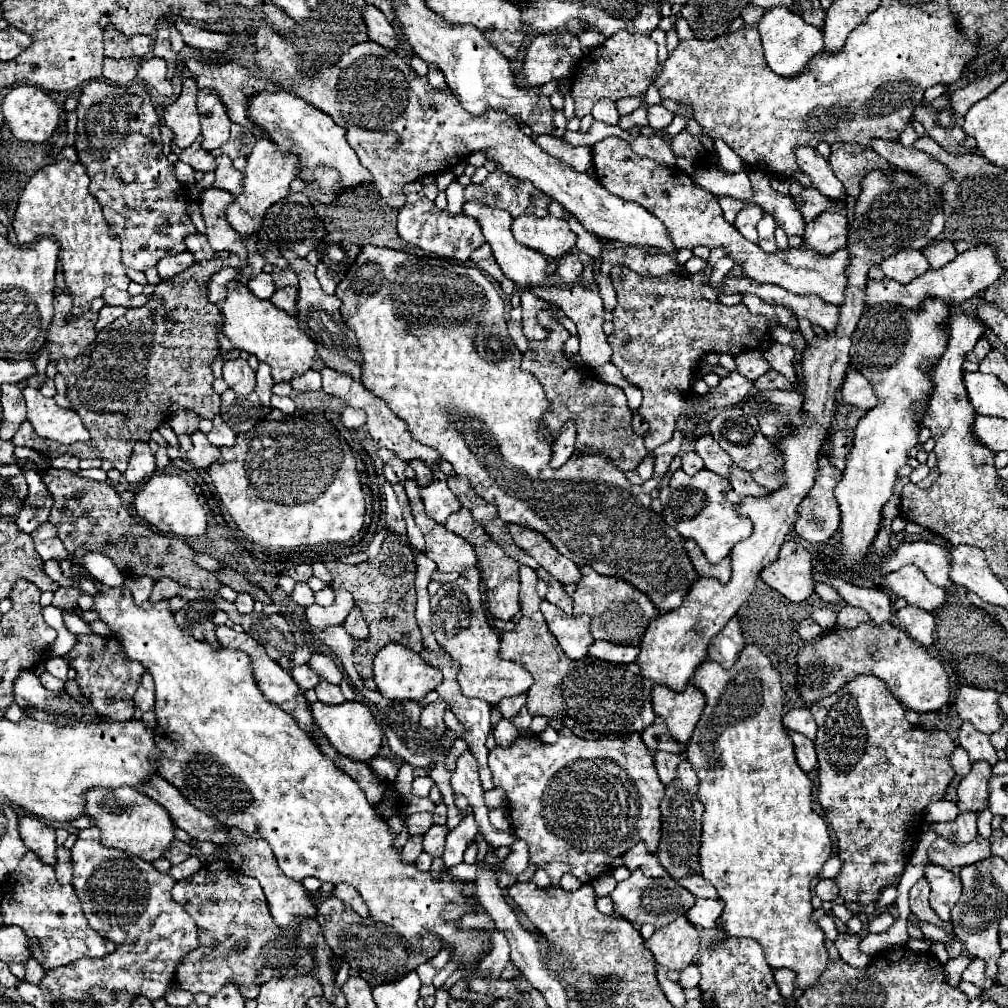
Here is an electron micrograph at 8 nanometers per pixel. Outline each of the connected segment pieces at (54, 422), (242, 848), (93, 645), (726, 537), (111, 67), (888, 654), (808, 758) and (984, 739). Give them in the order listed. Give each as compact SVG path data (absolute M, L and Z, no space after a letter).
M34 387L24 389L24 399L28 407L28 421L40 437L54 439L64 445L90 439L86 427L72 409L56 405L54 399L44 397Z
M230 829L230 837L234 839L236 847L220 845L220 849L230 853L230 861L236 865L236 869L240 873L260 881L264 895L268 899L268 905L270 905L270 913L280 927L284 927L284 923L294 923L298 919L316 919L316 907L314 907L312 895L304 889L304 885L300 881L282 875L282 871L278 869L278 863L274 859L274 853L270 851L270 845L264 839L252 839L238 829Z
M78 635L78 645L68 653L70 665L76 669L76 681L80 691L92 701L92 707L84 707L84 721L92 721L94 713L104 715L112 721L130 721L132 719L132 697L138 689L138 681L144 673L140 663L124 659L120 643L116 637L100 635Z
M678 469L674 471L670 485L664 491L660 491L664 521L670 527L674 527L684 539L694 539L710 563L720 563L724 557L730 555L738 541L752 535L750 519L738 515L736 507L730 501L726 501L724 493L728 489L730 481L726 477L710 473L708 469L702 469L696 475L688 475L682 469Z
M130 57L130 59L104 59L104 77L120 83L120 85L128 85L134 77L136 77L136 69L138 69L138 61L140 57Z
M868 621L850 631L828 631L822 639L806 643L796 661L798 689L806 705L836 693L838 687L860 673L882 679L892 695L906 709L916 713L938 711L950 701L950 679L942 661L932 657L922 645L914 643L914 639L910 639L902 629L890 623L876 625L874 621Z
M788 731L788 735L794 741L794 749L796 749L796 757L798 757L798 765L804 771L812 771L816 767L816 749L814 749L814 741L806 739L804 735L798 735L794 731Z
M962 723L960 727L960 735L958 735L960 747L964 747L970 755L970 761L988 761L990 765L998 763L998 755L996 749L990 743L990 737L986 733L980 733L978 729L974 729L972 723Z

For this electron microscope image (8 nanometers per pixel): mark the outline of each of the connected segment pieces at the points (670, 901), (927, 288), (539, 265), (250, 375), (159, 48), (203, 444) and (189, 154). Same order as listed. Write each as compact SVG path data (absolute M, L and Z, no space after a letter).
M634 871L626 881L618 883L616 889L610 893L610 897L614 901L616 915L628 919L636 927L640 927L644 923L652 923L654 927L662 927L662 925L674 921L678 915L688 913L688 909L696 901L696 897L690 895L690 891L686 891L678 881L668 879L668 877L650 879L650 877L644 877L642 871Z
M980 245L980 247L972 247L966 253L960 253L954 261L950 261L948 265L944 265L940 269L928 269L924 275L916 277L914 281L910 281L906 285L896 283L894 279L888 279L888 277L884 277L880 281L868 279L866 289L864 289L864 303L868 307L878 305L878 303L894 303L904 309L918 309L926 299L936 297L936 299L942 299L946 305L956 307L960 303L976 297L984 289L988 289L1002 273L1004 273L1004 267L996 261L994 251L986 245Z
M468 201L464 203L464 209L462 209L466 215L470 217L476 217L482 225L482 233L486 237L486 241L490 243L492 251L494 251L494 257L496 257L496 263L500 265L502 273L512 279L518 287L522 289L528 289L528 287L546 287L548 285L548 279L550 279L550 273L546 271L550 267L550 259L546 255L542 255L540 251L534 251L534 249L528 249L524 247L522 243L518 243L512 235L512 217L508 211L502 211L502 209L490 209L478 201Z
M234 359L228 361L224 365L222 371L224 381L228 383L228 387L232 391L236 391L238 395L250 395L254 391L254 383L256 383L256 373L252 371L252 367L248 365L248 361L244 359Z
M166 23L158 25L158 29L156 29L156 39L154 39L154 51L152 51L152 55L166 59L170 65L176 63L176 53L174 53L172 47L170 47L168 25L166 25Z
M202 431L192 433L192 449L186 453L186 457L196 465L196 467L210 467L212 463L220 463L222 455L220 449L214 447L208 437Z
M174 141L170 143L172 147L172 153L178 155L180 161L188 163L190 167L194 167L196 171L214 171L216 169L216 163L214 163L214 155L208 153L206 149L202 149L202 145L196 141L194 145L186 147L186 149L180 149L180 147L174 147Z

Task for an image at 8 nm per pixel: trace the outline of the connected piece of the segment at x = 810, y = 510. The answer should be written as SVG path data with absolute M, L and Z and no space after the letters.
M828 457L818 461L818 479L810 489L810 495L798 505L798 519L794 523L796 533L808 543L828 541L840 527L840 511L834 497L834 487L842 479L842 471L832 467Z

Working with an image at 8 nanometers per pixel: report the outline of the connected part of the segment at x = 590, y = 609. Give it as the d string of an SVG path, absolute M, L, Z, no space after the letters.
M582 567L582 579L578 581L578 589L574 591L574 615L588 613L592 619L592 635L594 639L604 639L612 643L632 643L640 645L642 635L650 623L650 619L656 619L660 613L650 603L650 599L628 585L626 581L614 579L614 577L602 577L592 571L592 567Z

